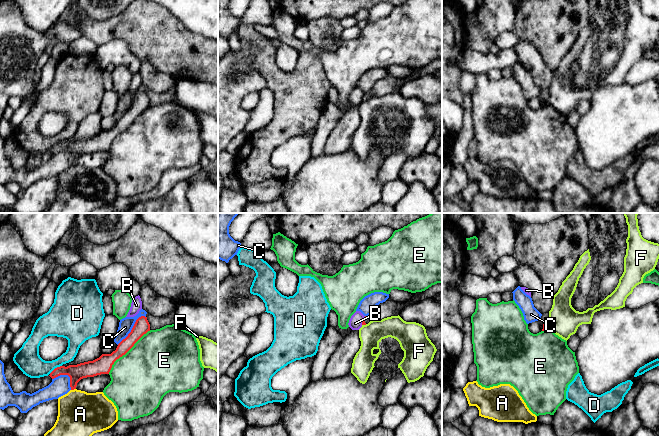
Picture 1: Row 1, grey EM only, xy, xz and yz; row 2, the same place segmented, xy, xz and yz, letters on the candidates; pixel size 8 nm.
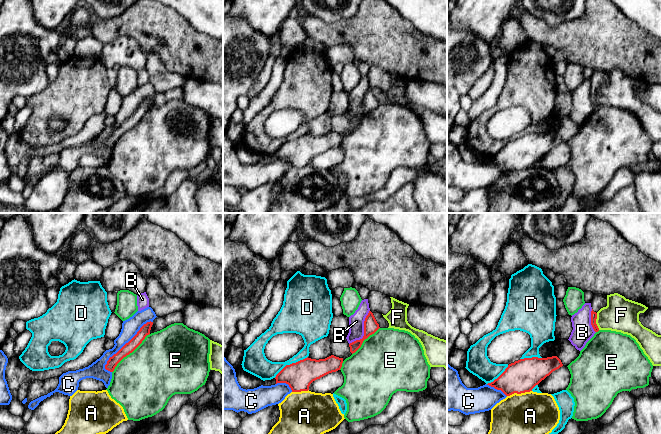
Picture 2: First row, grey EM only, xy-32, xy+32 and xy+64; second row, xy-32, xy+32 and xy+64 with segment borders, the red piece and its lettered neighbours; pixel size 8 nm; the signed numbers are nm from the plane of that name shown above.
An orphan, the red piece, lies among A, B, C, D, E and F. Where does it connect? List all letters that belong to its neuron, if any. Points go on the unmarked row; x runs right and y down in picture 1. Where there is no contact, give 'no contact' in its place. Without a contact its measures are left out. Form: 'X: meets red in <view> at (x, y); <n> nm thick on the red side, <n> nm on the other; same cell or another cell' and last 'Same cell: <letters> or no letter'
A: meets red in xy at (73, 165); 130 nm thick on the red side, 360 nm on the other; another cell
B: meets red in xz at (364, 96); 30 nm thick on the red side, 110 nm on the other; another cell
C: meets red in xy at (132, 105); 120 nm thick on the red side, 120 nm on the other; another cell
D: meets red in xy at (55, 144); 130 nm thick on the red side, 200 nm on the other; another cell
E: meets red in xy at (126, 128); 140 nm thick on the red side, 480 nm on the other; another cell
F: meets red in yz at (548, 102); 50 nm thick on the red side, 240 nm on the other; another cell
Same cell: no letter

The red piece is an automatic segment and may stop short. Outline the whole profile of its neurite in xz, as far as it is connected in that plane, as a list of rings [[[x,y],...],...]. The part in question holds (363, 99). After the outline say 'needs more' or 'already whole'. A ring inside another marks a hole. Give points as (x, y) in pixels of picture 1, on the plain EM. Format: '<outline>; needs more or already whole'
[[[385,77],[377,81],[373,88],[365,92],[362,101],[368,100],[372,96],[382,96],[391,92],[398,92],[399,88],[410,78]]]; needs more

